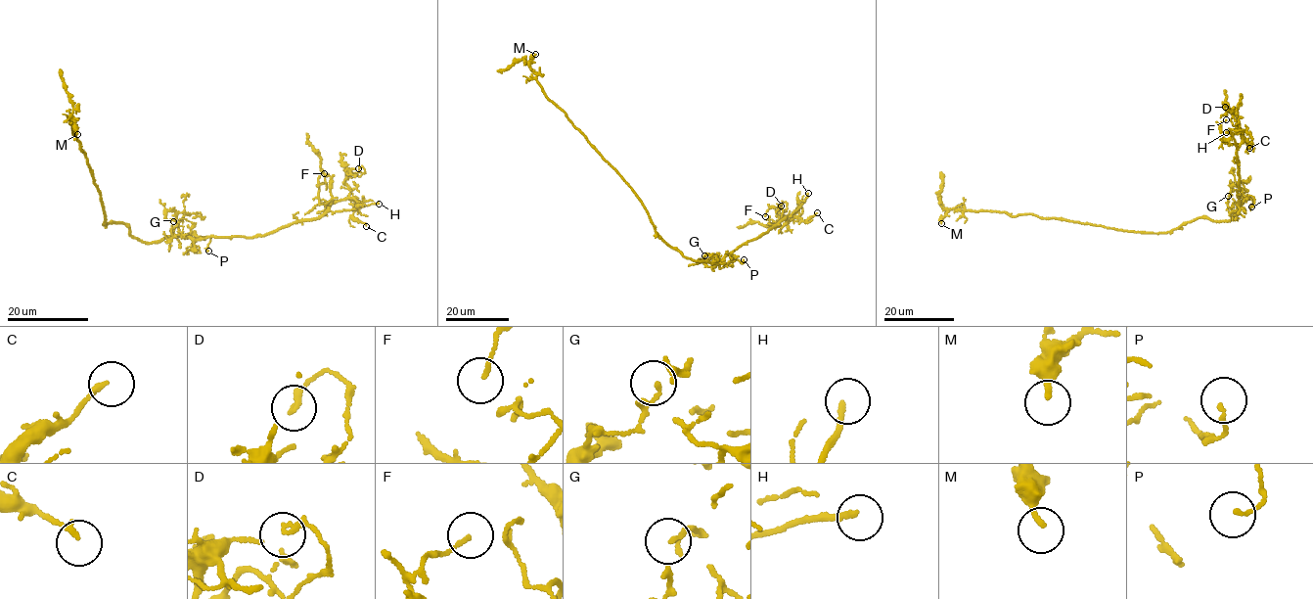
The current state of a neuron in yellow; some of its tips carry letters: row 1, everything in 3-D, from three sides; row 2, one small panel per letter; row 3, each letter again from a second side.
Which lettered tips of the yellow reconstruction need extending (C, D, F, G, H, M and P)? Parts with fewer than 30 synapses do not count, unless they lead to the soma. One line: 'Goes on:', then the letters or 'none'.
Goes on: H

